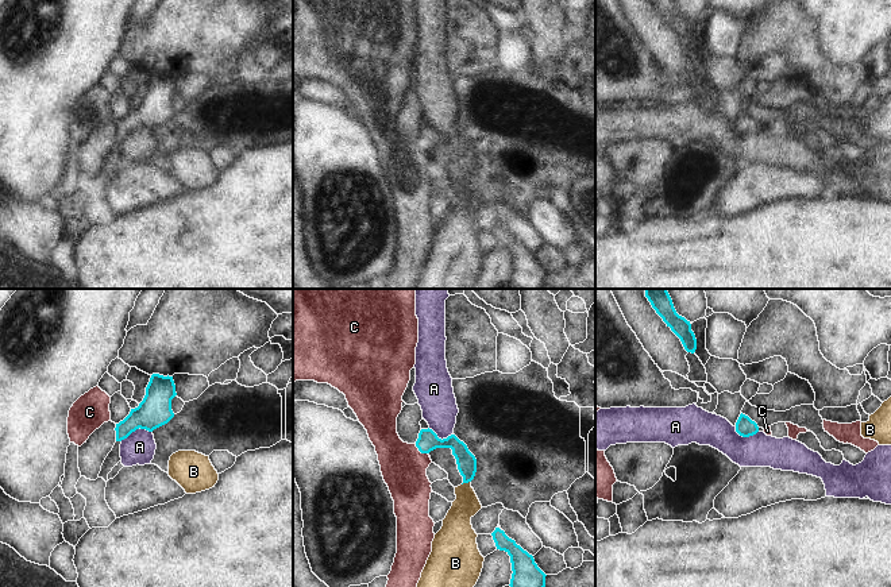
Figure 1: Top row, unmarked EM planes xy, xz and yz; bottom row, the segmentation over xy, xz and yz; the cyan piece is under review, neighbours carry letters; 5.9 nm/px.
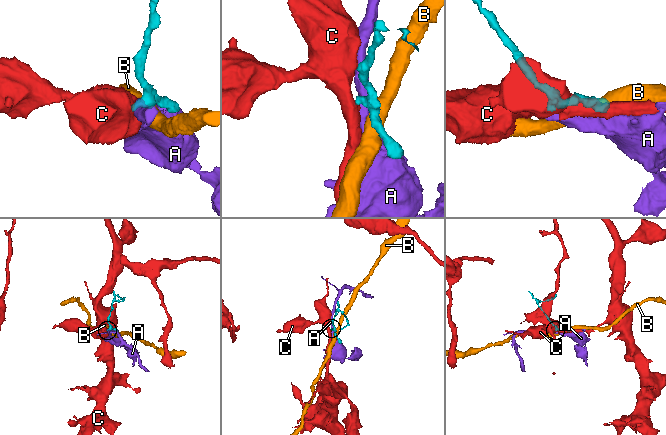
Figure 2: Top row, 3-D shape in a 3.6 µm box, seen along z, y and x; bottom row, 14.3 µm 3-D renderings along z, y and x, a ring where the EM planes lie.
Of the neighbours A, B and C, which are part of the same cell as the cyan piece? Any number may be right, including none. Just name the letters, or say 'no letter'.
no letter

